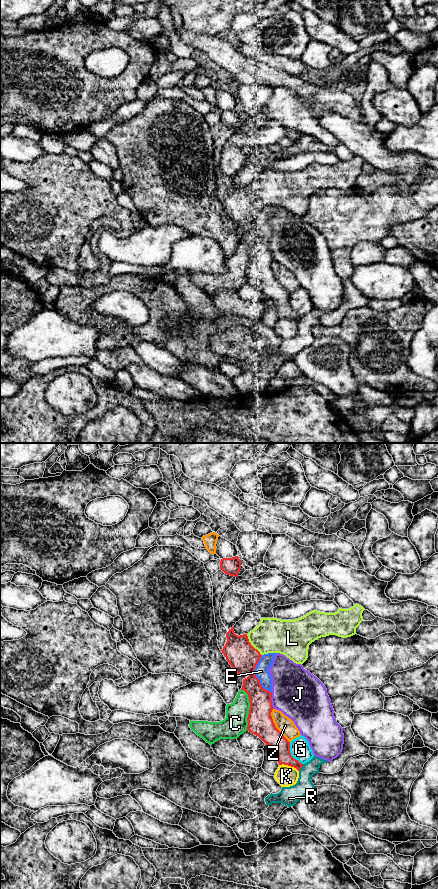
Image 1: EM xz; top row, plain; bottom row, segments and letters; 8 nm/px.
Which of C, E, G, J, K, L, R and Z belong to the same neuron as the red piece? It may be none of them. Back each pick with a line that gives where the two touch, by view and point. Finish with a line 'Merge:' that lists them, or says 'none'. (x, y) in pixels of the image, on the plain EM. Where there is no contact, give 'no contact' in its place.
Merge: none

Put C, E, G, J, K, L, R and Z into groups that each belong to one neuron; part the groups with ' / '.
C E / G / J / K / L / R / Z

